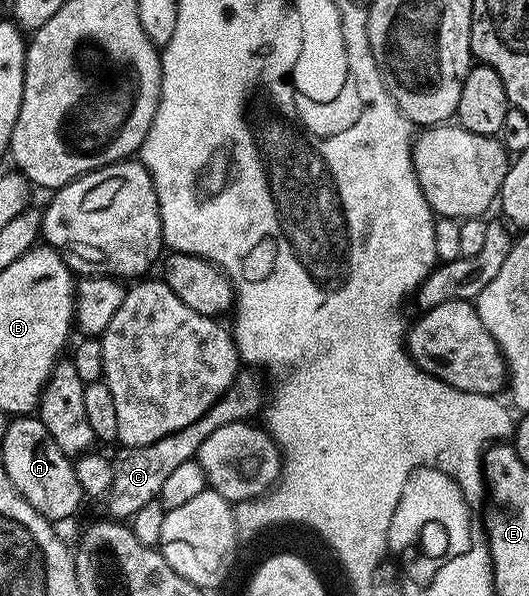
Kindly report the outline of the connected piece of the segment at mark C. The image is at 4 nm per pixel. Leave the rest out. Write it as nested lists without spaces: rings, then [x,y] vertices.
[[[243,369],[236,374],[235,380],[225,389],[225,393],[201,416],[193,425],[185,425],[185,429],[177,429],[177,433],[169,433],[153,445],[140,447],[118,448],[119,452],[113,455],[111,468],[113,469],[113,485],[107,490],[106,514],[116,521],[130,520],[137,509],[156,502],[162,493],[162,485],[173,476],[174,470],[185,462],[194,460],[199,454],[201,441],[213,433],[221,425],[230,423],[245,423],[254,420],[265,406],[265,391],[263,395],[263,379],[258,370]]]

